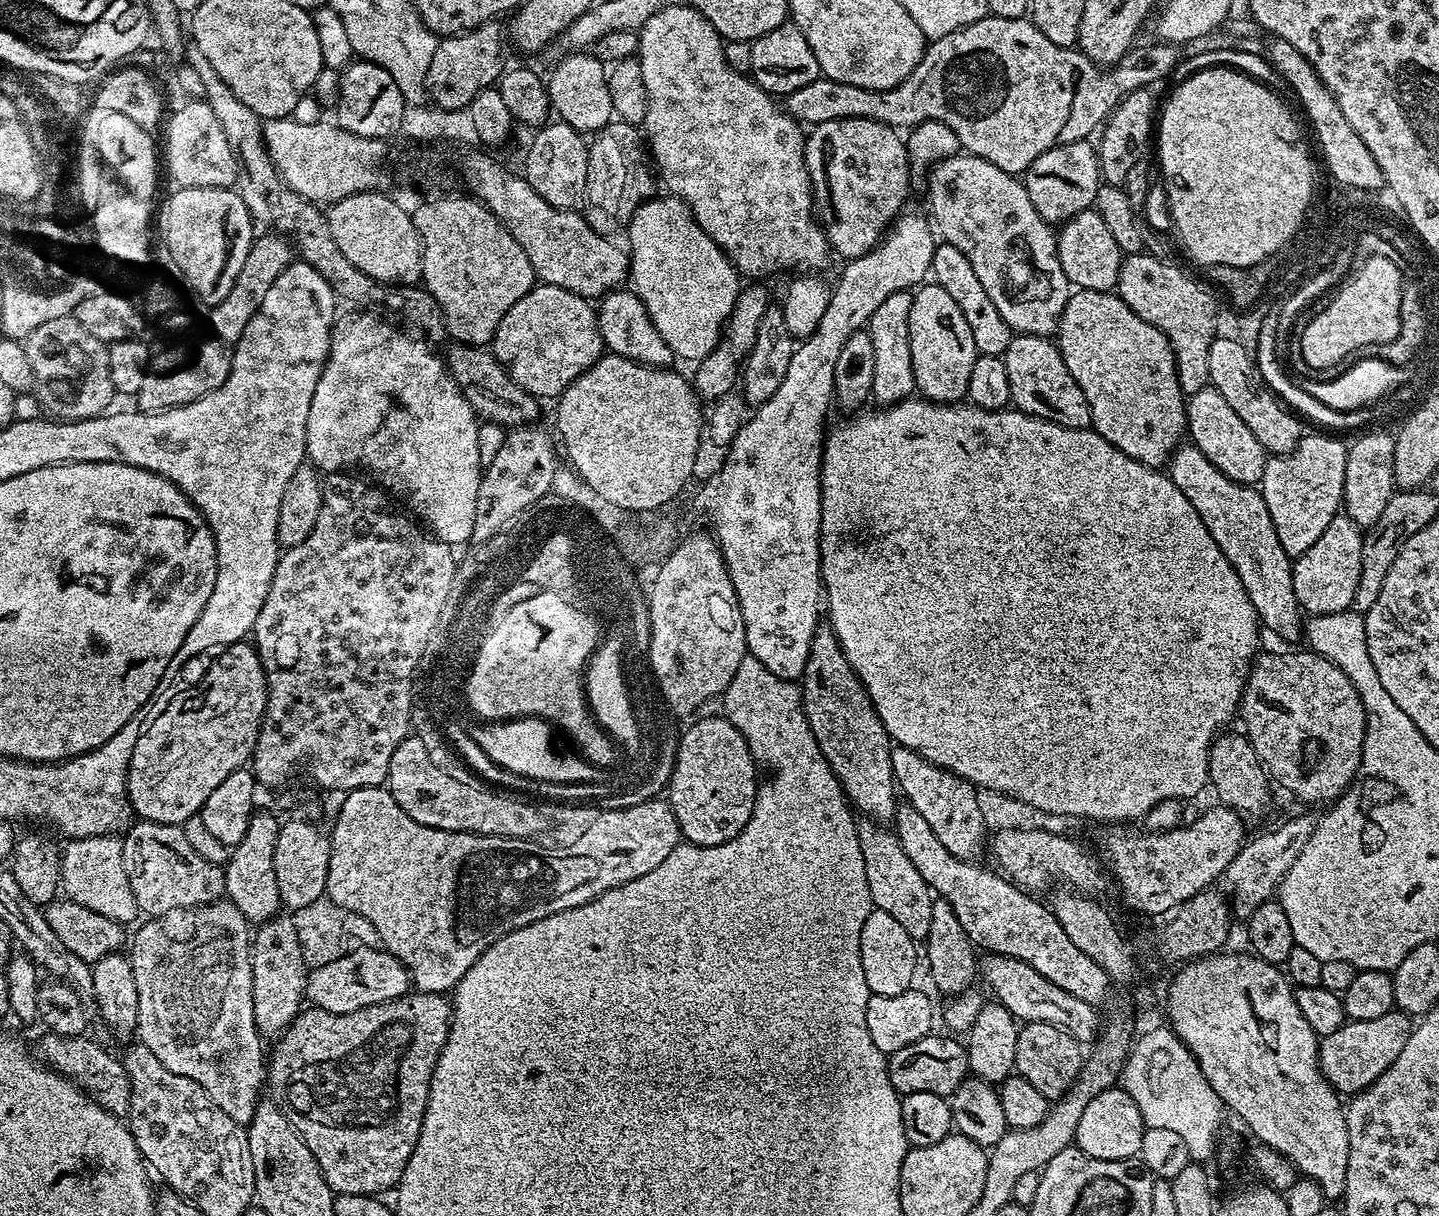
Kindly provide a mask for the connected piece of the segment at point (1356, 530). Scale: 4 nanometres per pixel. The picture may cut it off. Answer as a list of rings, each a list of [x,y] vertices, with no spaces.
[[[1338,514],[1330,526],[1326,526],[1318,542],[1314,542],[1306,554],[1293,559],[1294,594],[1309,617],[1338,614],[1351,609],[1354,590],[1358,590],[1358,578],[1362,574],[1363,545],[1364,532],[1347,514]]]

